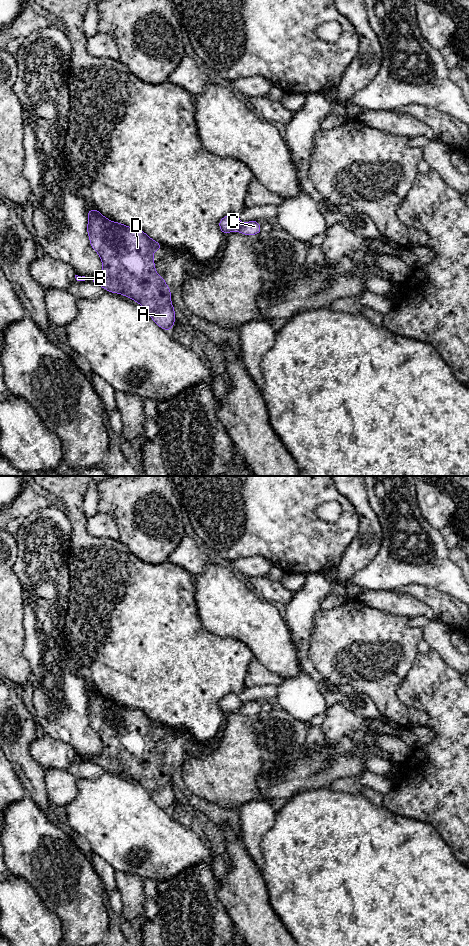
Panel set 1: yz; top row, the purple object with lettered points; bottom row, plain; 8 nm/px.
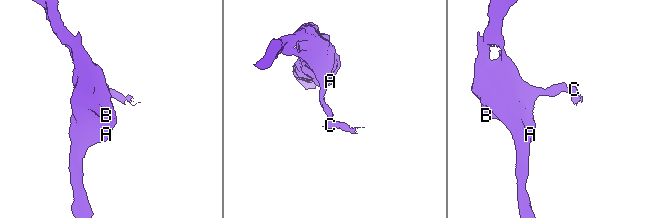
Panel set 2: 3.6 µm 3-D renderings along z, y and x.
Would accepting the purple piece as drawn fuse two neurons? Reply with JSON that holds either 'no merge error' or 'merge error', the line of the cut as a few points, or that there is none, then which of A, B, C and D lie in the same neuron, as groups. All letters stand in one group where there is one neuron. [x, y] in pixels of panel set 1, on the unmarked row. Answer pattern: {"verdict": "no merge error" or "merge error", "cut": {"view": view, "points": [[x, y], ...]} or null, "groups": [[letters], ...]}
{"verdict": "merge error", "cut": {"view": "yz", "points": [[241, 704], [236, 710]]}, "groups": [["A", "B", "D"], ["C"]]}

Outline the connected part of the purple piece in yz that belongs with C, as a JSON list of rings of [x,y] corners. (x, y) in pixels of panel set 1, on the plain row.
[[[251,700],[241,705],[237,711],[241,714],[252,716],[260,713],[262,710],[260,704],[256,700]]]

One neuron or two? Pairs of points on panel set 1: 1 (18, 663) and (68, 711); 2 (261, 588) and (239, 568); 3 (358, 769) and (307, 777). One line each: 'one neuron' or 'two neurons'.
1: two neurons
2: two neurons
3: one neuron

